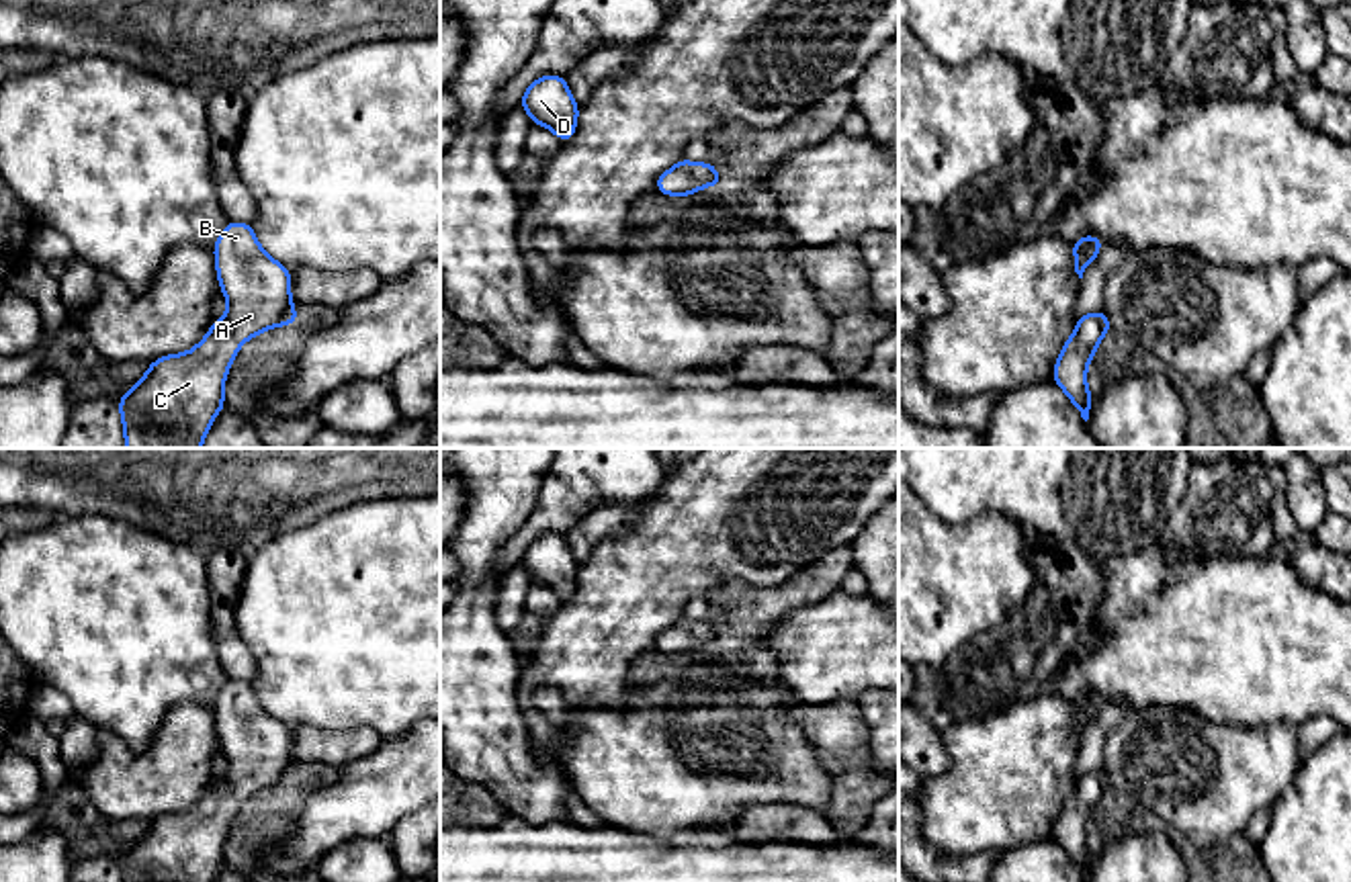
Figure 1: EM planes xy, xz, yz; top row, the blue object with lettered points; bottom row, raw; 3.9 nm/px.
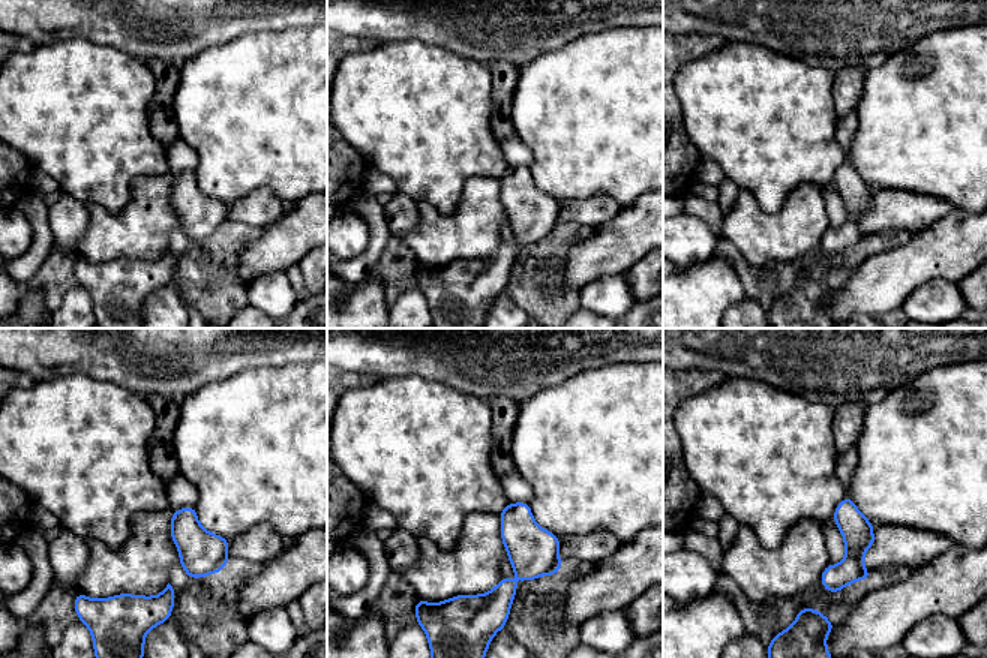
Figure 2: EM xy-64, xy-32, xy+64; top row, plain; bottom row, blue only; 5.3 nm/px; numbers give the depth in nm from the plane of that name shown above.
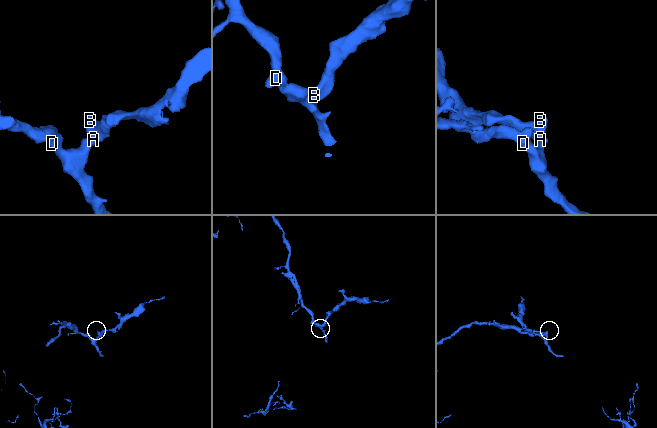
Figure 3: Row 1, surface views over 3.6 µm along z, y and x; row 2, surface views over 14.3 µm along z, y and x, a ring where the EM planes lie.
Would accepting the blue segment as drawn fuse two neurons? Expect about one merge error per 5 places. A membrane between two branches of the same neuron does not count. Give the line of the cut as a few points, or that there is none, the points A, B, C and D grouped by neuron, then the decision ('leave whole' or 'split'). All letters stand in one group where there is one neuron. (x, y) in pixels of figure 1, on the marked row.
cut none; groups A B C D; leave whole

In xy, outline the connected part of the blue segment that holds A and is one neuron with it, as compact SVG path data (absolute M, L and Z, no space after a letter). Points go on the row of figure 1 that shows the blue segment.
M229 221L213 246L219 286L227 299L227 315L215 317L190 352L162 356L119 401L127 448L201 448L225 407L223 387L239 346L276 325L299 319L291 301L291 270L272 260L258 244L254 227Z

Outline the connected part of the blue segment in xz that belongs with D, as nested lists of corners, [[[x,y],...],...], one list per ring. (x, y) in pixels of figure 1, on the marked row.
[[[540,76],[522,94],[520,106],[534,125],[551,129],[563,145],[577,129],[579,104],[573,100],[563,76]]]

